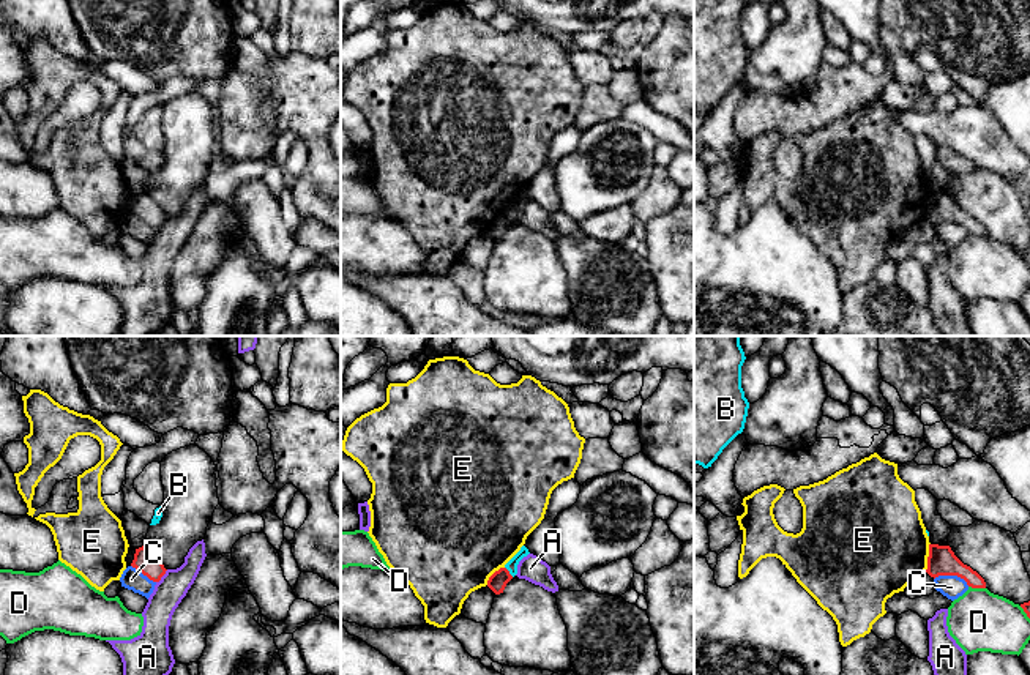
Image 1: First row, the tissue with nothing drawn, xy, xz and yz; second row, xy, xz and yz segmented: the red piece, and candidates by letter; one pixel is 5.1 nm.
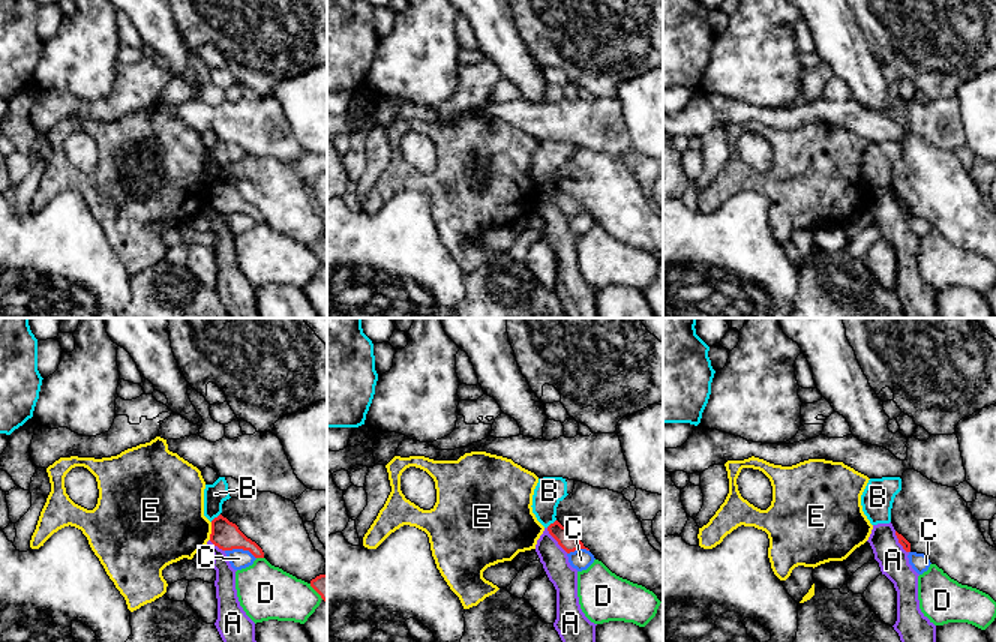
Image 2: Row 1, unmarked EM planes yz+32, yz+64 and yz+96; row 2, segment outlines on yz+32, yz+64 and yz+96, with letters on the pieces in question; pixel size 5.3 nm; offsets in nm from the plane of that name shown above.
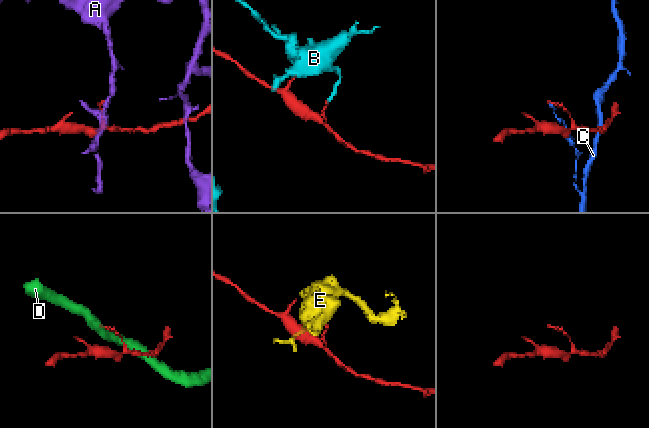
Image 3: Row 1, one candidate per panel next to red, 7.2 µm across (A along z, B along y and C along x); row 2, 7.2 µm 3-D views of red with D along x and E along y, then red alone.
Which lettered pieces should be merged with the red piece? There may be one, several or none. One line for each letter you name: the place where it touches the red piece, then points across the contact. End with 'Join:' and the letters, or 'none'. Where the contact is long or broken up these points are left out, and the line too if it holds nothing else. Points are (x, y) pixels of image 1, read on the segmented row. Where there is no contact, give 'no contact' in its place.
Join: none

